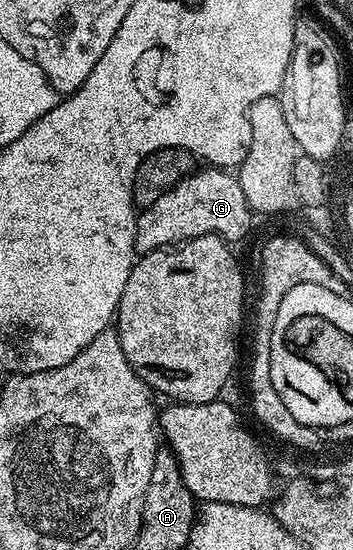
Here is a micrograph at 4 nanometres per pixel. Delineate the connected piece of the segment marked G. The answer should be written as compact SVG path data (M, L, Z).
M225 168L201 169L175 184L173 190L168 190L159 196L159 200L138 213L135 232L135 251L138 255L179 246L208 234L218 234L226 242L236 244L248 232L255 214L247 204L247 196L243 196L240 177Z

